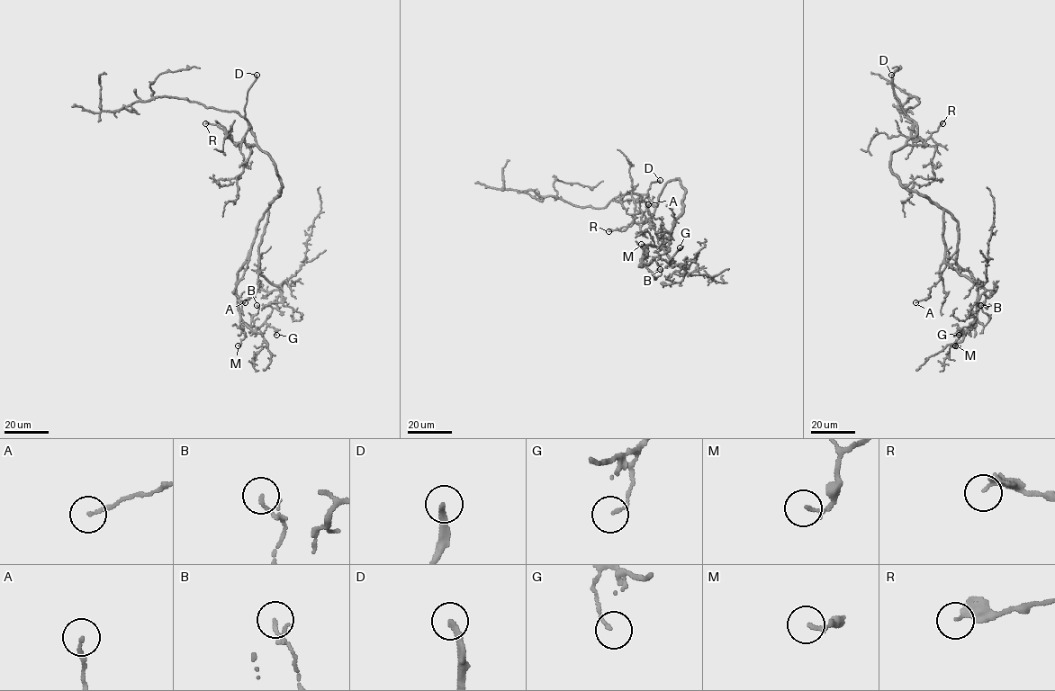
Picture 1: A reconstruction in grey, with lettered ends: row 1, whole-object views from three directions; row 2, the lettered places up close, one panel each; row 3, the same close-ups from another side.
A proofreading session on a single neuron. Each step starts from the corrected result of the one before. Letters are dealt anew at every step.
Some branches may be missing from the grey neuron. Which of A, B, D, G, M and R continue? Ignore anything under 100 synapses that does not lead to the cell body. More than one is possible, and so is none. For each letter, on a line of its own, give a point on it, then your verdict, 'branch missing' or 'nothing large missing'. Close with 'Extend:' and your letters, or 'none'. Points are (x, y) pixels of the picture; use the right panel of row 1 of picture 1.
A: place (915, 302); nothing large missing
B: place (980, 305); nothing large missing
D: place (891, 75); branch missing
G: place (959, 335); nothing large missing
M: place (955, 345); nothing large missing
R: place (942, 123); nothing large missing
Extend: D

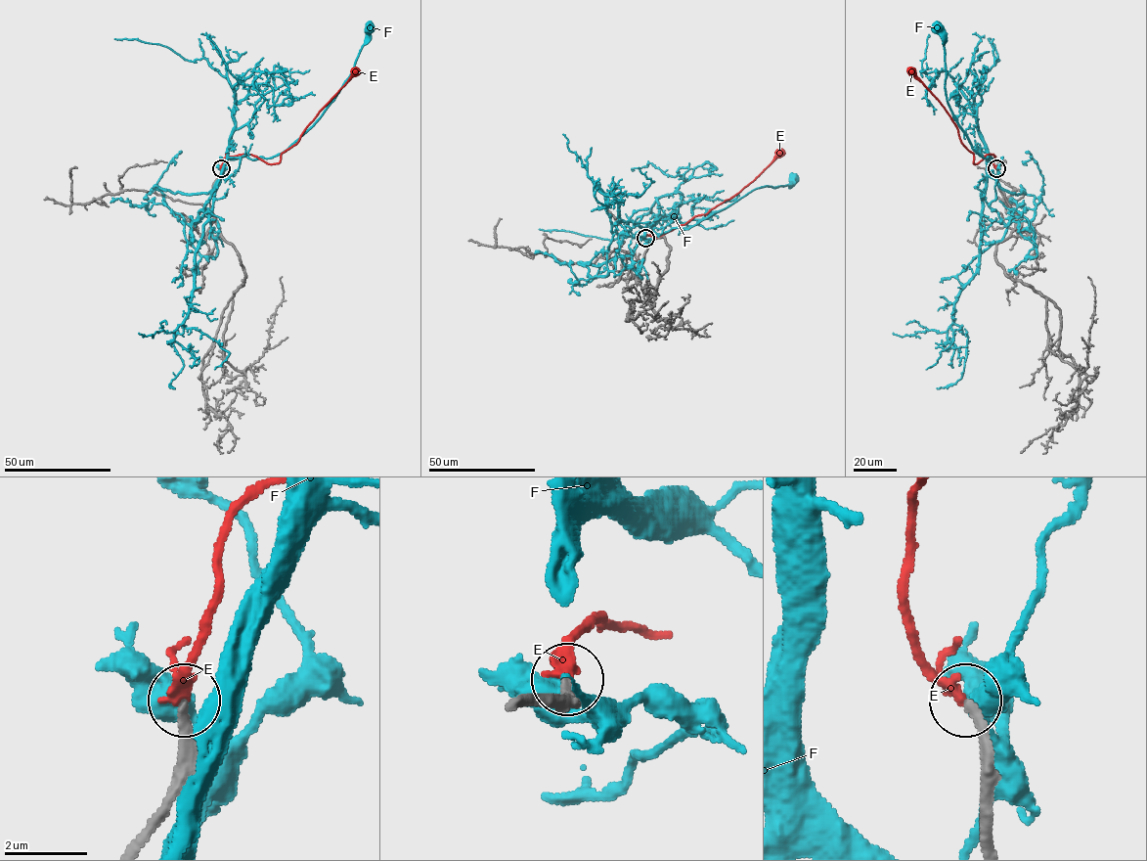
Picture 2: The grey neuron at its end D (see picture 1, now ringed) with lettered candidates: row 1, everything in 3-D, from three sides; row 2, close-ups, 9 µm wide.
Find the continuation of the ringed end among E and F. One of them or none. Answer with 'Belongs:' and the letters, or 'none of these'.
Belongs: E

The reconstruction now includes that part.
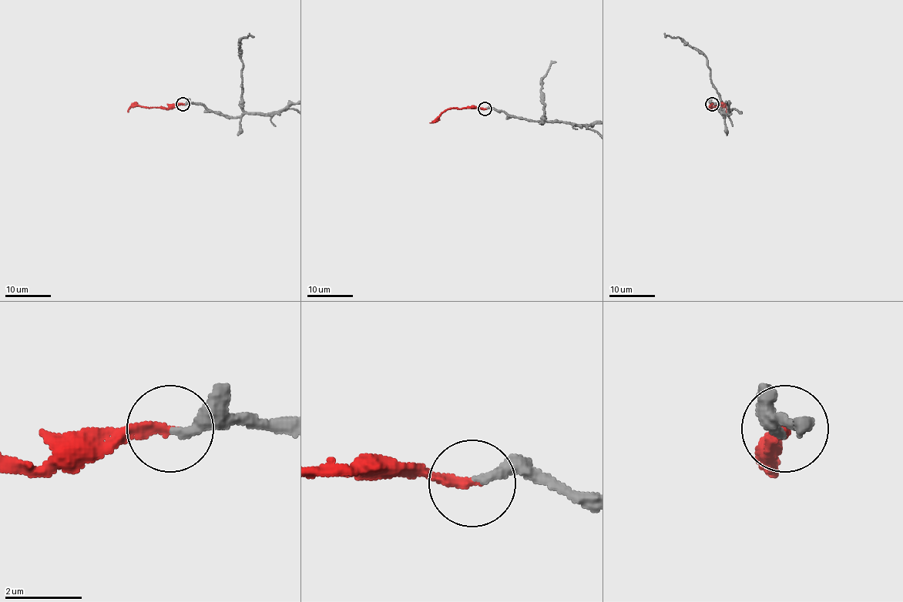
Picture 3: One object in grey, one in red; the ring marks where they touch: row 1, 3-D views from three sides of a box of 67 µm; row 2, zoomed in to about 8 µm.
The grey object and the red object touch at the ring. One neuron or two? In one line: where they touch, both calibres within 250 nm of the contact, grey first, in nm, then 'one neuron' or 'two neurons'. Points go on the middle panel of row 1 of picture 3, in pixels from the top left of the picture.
place (485, 108); calibres 240 and 220 nm; one neuron

